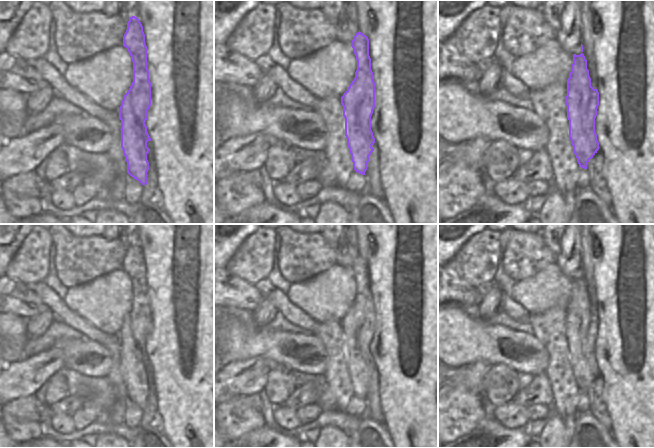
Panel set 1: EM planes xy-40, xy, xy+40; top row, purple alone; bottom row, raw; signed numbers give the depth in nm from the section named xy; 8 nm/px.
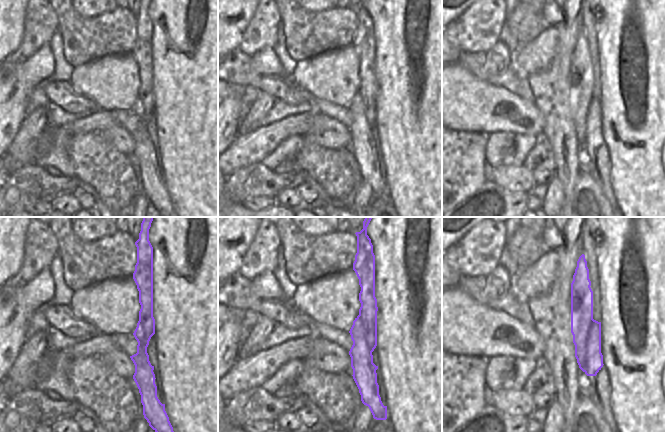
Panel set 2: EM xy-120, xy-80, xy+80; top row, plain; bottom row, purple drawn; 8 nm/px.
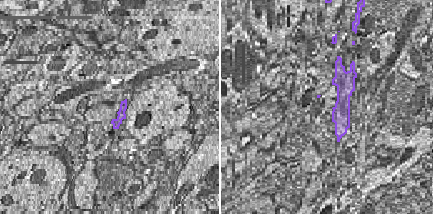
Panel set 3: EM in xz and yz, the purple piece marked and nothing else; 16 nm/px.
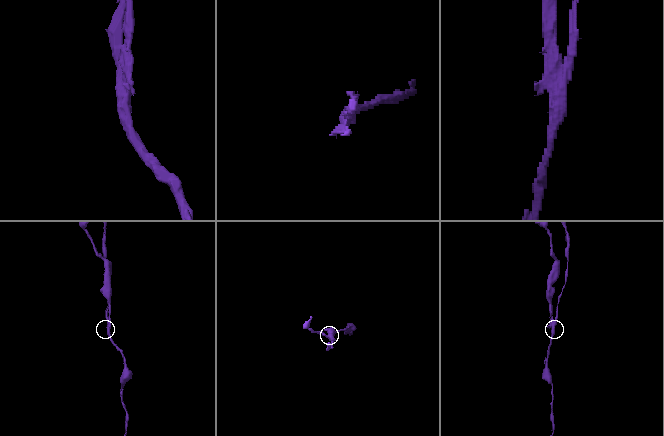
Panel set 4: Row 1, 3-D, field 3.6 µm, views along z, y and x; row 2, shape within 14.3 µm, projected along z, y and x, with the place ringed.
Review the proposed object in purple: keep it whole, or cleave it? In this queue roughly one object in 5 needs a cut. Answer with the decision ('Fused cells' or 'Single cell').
Fused cells

